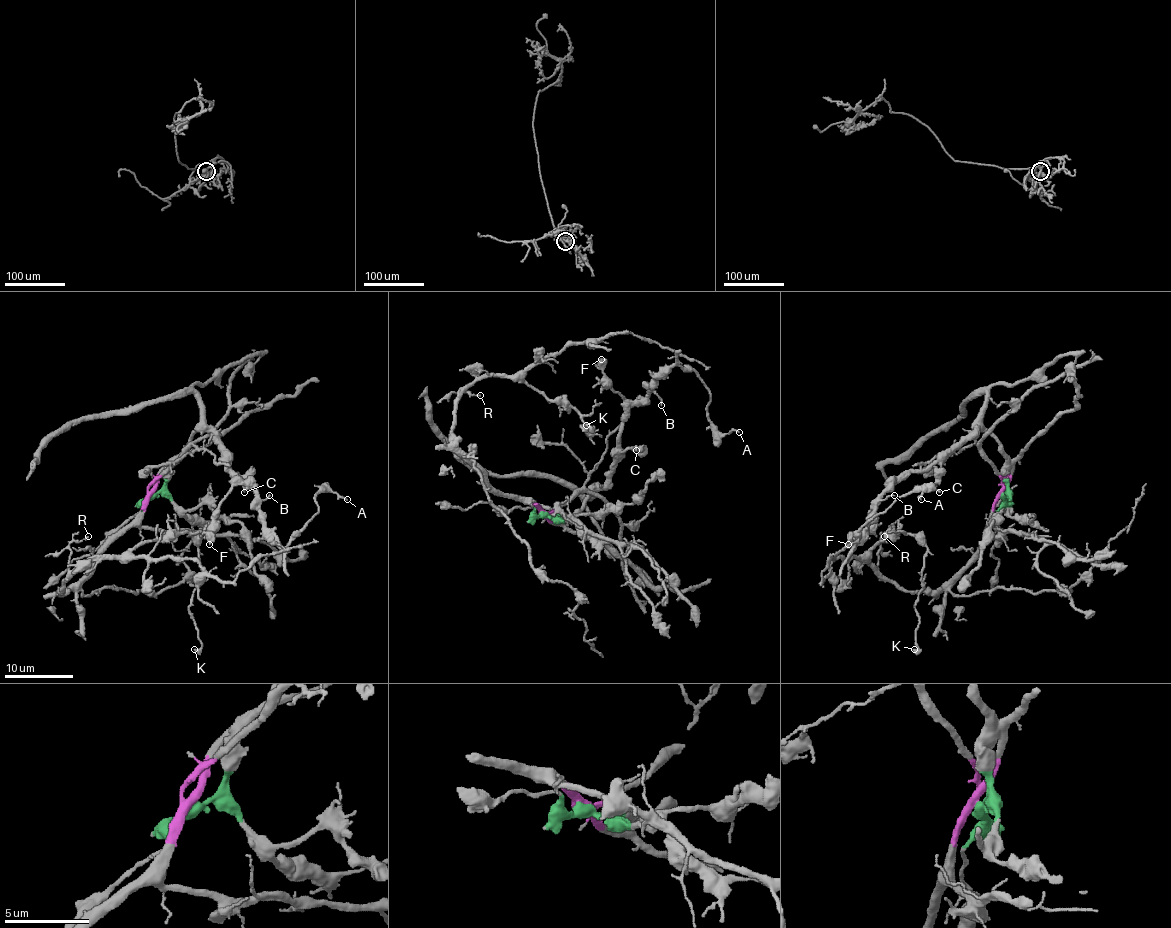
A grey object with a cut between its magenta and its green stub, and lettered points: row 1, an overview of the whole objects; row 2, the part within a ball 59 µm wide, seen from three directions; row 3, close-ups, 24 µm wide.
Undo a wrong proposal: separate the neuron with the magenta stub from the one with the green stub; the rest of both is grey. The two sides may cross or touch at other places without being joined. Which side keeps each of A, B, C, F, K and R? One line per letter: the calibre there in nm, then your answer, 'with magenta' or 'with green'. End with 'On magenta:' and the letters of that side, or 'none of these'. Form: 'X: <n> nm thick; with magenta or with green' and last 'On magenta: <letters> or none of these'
A: 110 nm thick; with green
B: 110 nm thick; with green
C: 150 nm thick; with green
F: 400 nm thick; with green
K: 320 nm thick; with magenta
R: 100 nm thick; with magenta
On magenta: K, R

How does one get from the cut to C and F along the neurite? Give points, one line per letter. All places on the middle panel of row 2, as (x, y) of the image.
C: (544, 513), (572, 517), (594, 489), (604, 484), (614, 459), (633, 447), (637, 450)
F: (544, 513), (572, 517), (589, 495), (604, 484), (621, 435), (625, 400), (609, 385), (601, 359)

